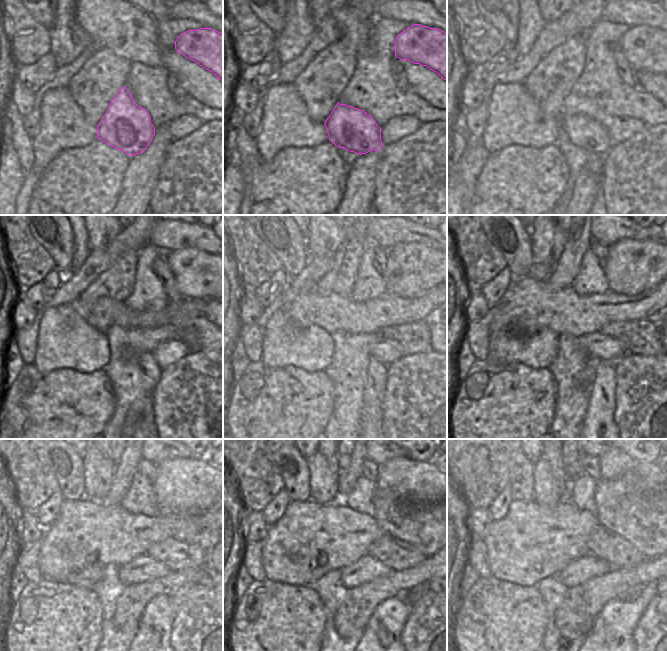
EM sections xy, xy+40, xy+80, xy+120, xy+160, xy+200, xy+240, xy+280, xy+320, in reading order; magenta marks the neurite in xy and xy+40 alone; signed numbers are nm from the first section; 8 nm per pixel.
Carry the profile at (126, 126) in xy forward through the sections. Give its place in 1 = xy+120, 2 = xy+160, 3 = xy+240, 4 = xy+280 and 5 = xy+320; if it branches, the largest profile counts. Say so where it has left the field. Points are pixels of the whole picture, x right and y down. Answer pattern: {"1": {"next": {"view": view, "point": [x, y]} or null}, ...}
{"1": {"next": {"view": "xy+120", "point": [147, 361]}}, "2": {"next": {"view": "xy+160", "point": [372, 411]}}, "3": {"next": {"view": "xy+240", "point": [152, 642]}}, "4": {"next": {"view": "xy+280", "point": [381, 641]}}, "5": {"next": {"view": "xy+320", "point": [609, 642]}}}

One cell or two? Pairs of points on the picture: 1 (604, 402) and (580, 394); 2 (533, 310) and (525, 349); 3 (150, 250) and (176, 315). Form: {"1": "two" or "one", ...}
{"1": "two", "2": "two", "3": "two"}

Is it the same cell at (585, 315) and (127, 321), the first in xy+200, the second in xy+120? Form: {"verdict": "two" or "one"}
{"verdict": "one"}

